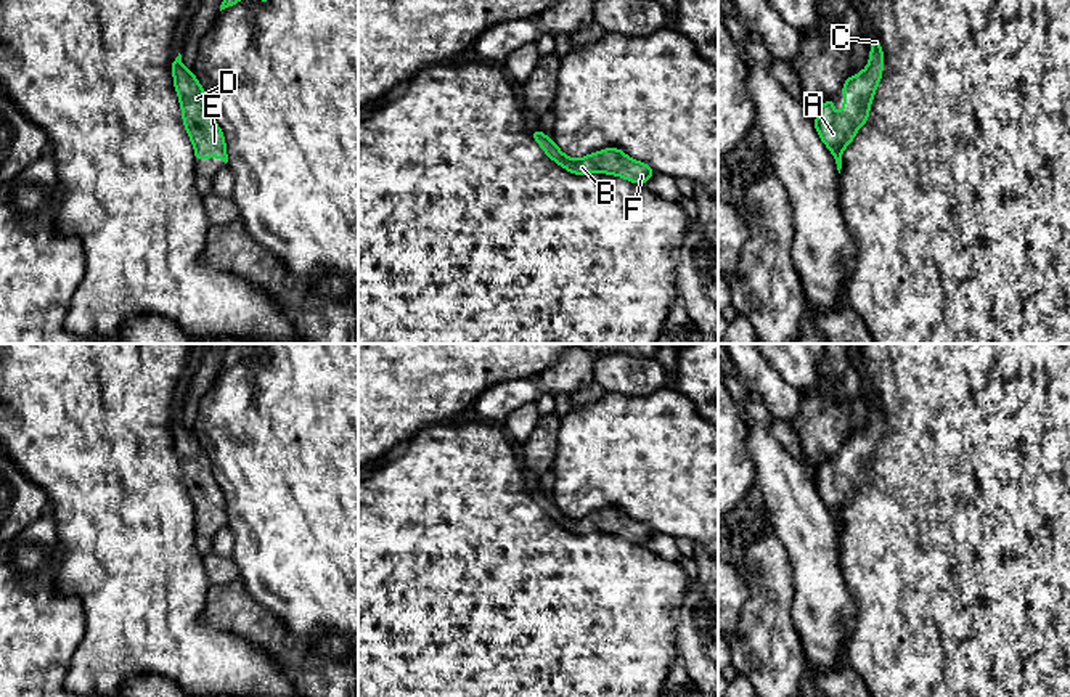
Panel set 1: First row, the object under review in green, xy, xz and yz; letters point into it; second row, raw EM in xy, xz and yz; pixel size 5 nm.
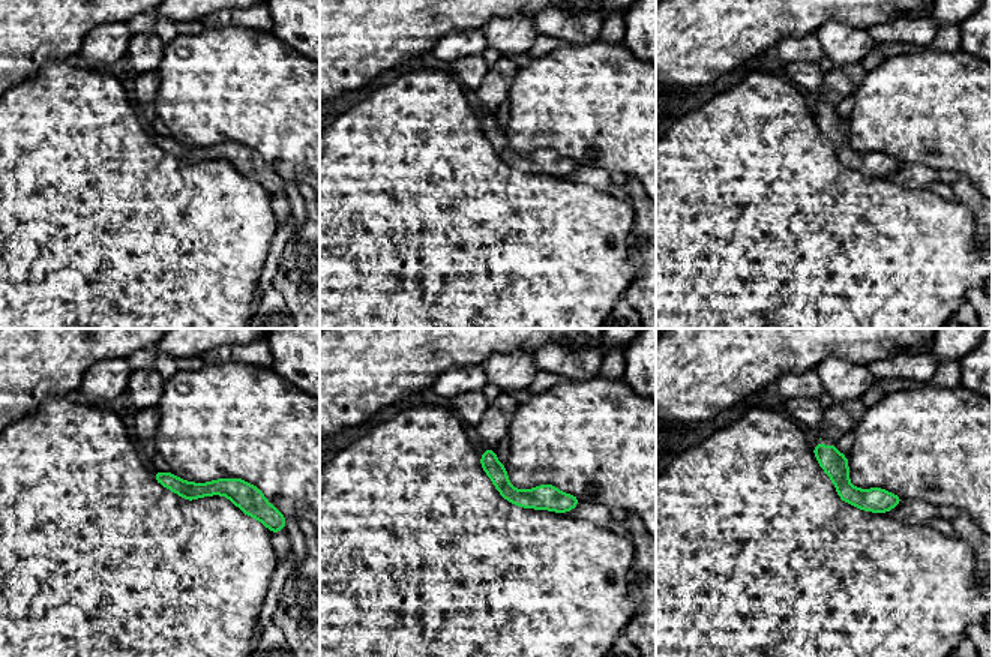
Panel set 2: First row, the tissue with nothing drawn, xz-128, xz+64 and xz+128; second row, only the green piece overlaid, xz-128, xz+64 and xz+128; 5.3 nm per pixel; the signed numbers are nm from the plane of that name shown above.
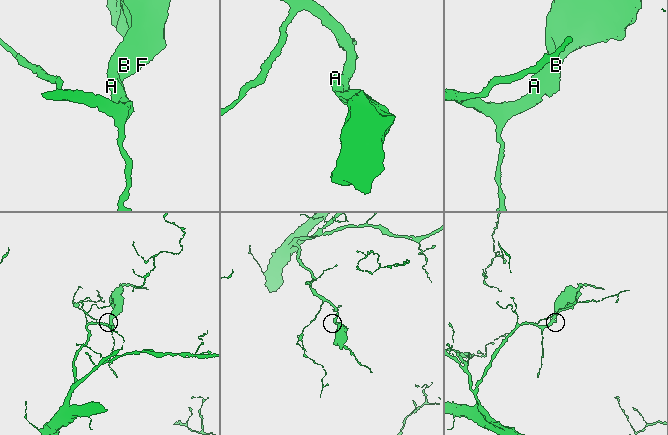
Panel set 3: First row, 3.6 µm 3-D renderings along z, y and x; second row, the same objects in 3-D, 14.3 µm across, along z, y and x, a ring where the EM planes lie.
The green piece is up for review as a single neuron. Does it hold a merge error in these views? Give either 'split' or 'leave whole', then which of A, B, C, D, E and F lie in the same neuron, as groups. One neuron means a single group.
leave whole; groups A B C D E F

